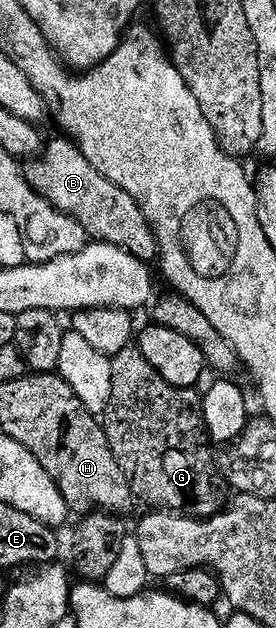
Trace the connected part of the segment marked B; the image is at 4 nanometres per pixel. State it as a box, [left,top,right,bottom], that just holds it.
[23,136,160,264]

